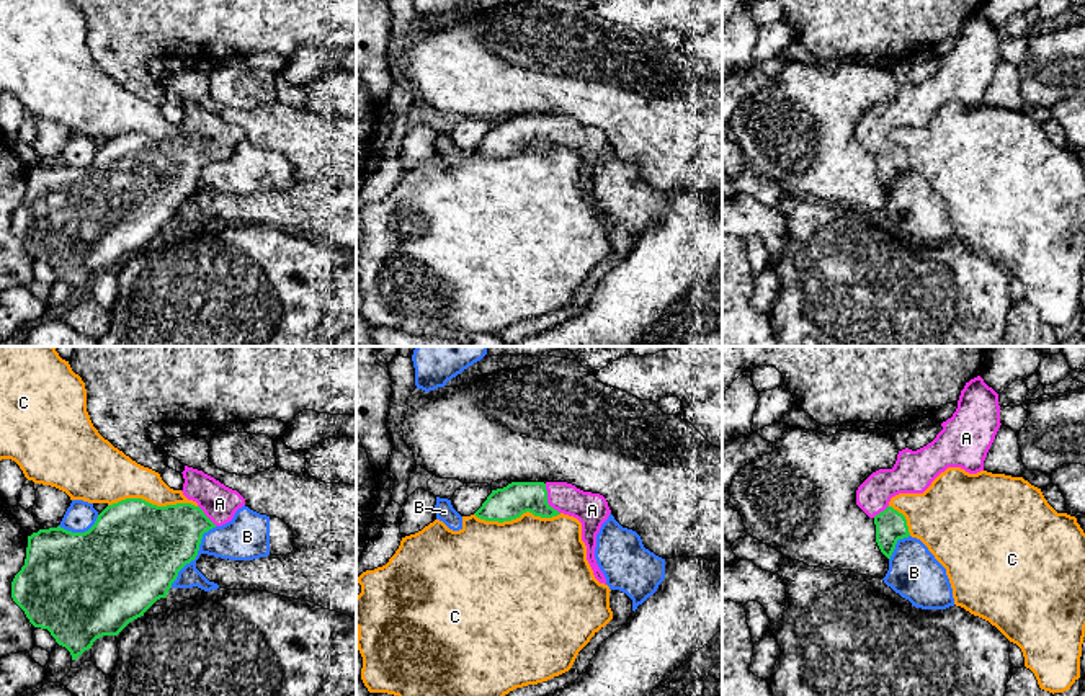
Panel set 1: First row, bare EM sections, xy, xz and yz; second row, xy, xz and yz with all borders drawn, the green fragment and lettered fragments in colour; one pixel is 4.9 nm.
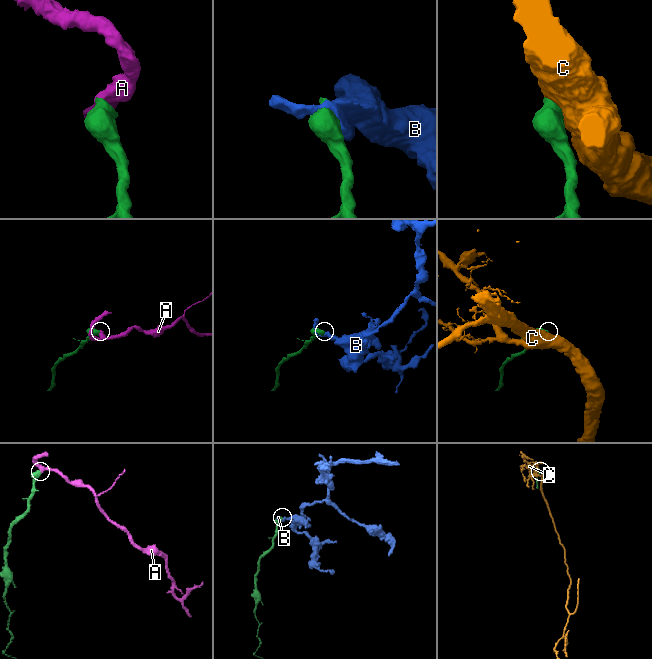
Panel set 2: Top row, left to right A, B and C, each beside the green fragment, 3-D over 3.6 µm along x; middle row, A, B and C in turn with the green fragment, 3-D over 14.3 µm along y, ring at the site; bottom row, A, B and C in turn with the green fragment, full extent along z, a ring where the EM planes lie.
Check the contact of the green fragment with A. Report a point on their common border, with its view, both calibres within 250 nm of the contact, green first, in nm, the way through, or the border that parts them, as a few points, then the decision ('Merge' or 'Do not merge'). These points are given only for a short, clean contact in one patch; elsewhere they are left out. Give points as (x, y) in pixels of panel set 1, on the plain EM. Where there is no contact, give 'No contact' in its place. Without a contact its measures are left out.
Touches green at xz (546, 133). Thickness 170 nm (green) against 170 nm. Path across: xz (507, 138), (515, 133), (546, 133), (567, 133), (592, 144). Merge

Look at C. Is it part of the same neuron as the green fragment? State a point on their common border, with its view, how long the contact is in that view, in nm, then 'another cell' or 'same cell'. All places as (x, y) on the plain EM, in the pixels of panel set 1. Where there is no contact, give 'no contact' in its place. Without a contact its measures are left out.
xy (151, 138) | 440 nm | another cell

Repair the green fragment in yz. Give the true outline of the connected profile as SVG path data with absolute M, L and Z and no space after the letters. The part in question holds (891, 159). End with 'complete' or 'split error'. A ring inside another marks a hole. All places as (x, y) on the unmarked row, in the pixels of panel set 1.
M980 10L966 16L958 42L951 52L941 57L943 64L926 80L912 85L899 85L892 103L873 106L856 124L856 139L874 154L876 176L881 186L891 193L899 173L909 172L907 154L889 136L899 127L923 127L931 116L948 101L961 101L969 108L984 105L984 95L1000 62L998 28Z; split error

